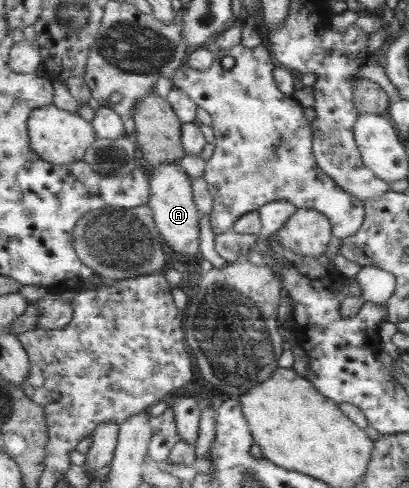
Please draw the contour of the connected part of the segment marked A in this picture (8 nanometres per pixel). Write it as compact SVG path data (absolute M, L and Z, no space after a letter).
M161 163L154 167L151 174L152 199L148 204L153 208L157 224L166 242L176 252L184 256L197 256L201 248L201 210L195 200L194 177L187 169L177 163Z

